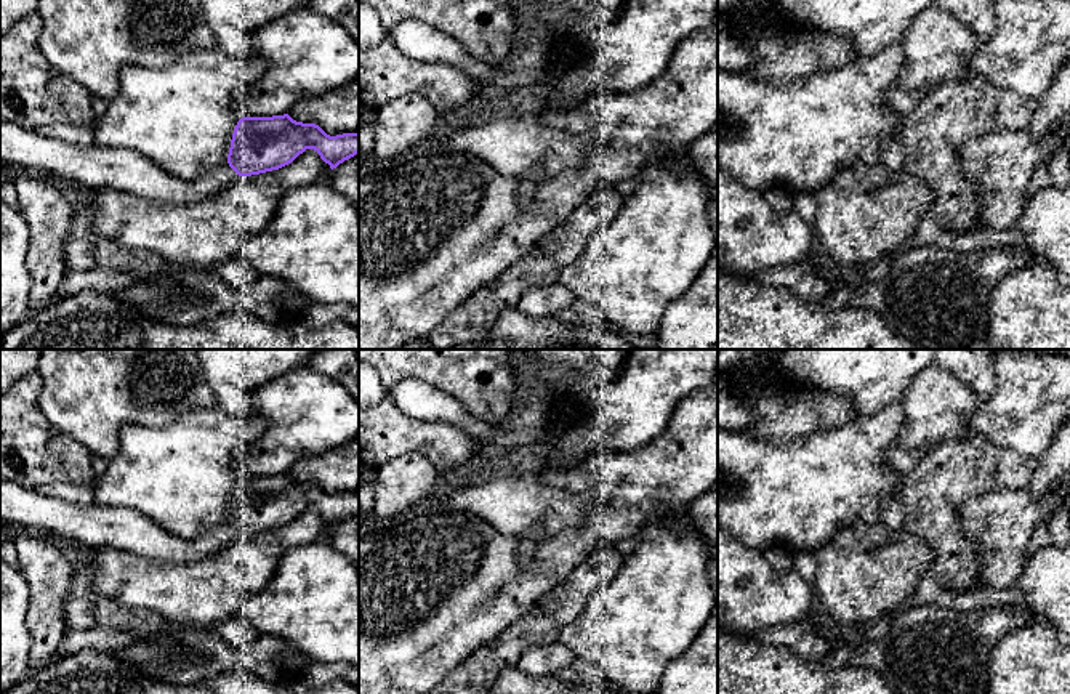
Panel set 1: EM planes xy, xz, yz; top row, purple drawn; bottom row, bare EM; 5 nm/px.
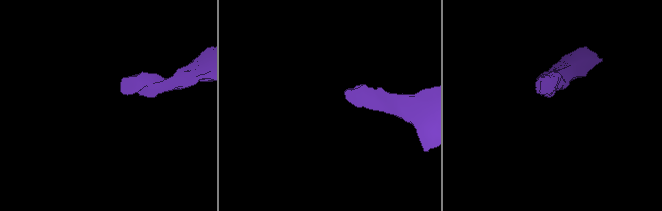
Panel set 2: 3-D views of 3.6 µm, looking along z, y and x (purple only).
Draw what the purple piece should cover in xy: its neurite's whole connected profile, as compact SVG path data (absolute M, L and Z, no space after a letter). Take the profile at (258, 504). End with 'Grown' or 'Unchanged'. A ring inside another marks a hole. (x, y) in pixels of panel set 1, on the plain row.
M288 473L272 476L242 476L232 492L227 519L208 527L191 539L178 537L143 513L123 506L77 506L70 502L46 497L35 489L27 489L8 479L0 479L0 523L8 527L19 524L26 529L51 532L62 543L86 548L115 548L135 555L170 563L202 561L232 545L239 535L251 535L279 529L292 523L306 508L314 508L320 518L336 527L344 519L359 513L359 492L327 494L316 482L293 479Z. Grown

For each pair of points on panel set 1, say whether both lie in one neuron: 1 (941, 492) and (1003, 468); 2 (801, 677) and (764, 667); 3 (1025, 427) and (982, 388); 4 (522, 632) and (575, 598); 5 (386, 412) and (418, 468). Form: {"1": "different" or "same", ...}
{"1": "same", "2": "same", "3": "different", "4": "same", "5": "different"}

